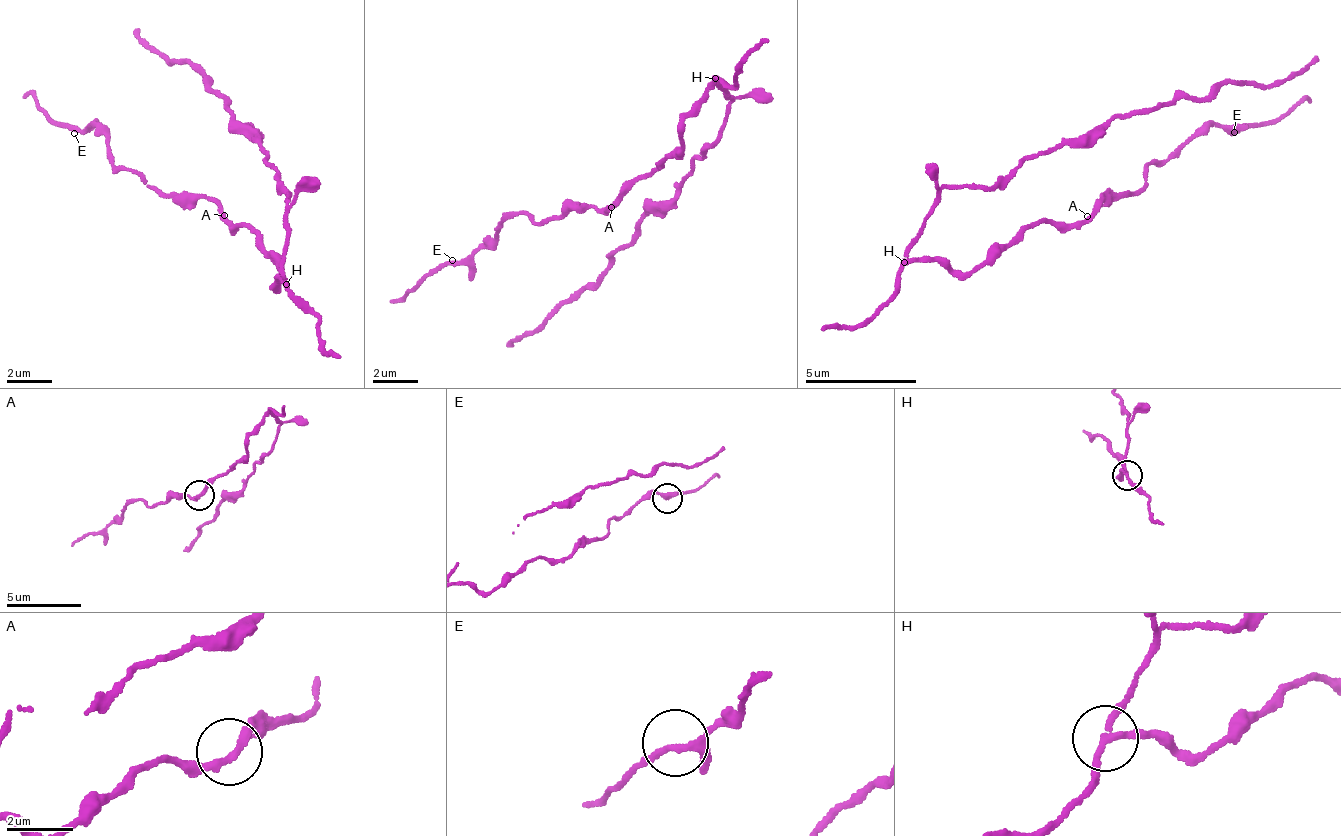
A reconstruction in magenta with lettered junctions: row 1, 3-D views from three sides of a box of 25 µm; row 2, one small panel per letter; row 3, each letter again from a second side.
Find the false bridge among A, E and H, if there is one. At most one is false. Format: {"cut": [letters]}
{"cut": ["H"]}

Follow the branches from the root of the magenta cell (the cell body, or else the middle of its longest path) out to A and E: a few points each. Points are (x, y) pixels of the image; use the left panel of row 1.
A: (284, 279), (285, 275), (276, 288), (280, 280), (254, 232), (227, 222), (224, 215)
E: (284, 279), (276, 288), (254, 232), (222, 222), (211, 202), (156, 194), (116, 168), (93, 127), (74, 133)

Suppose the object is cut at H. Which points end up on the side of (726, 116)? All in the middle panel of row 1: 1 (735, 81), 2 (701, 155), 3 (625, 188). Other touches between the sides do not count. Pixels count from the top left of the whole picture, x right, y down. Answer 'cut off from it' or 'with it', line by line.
1: cut off from it
2: with it
3: cut off from it

